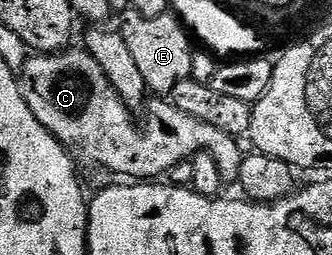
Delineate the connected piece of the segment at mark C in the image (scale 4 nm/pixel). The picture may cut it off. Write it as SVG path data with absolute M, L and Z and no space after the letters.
M75 47L32 55L21 69L21 87L29 110L62 144L80 148L95 163L135 182L154 181L199 152L211 152L224 181L238 177L245 152L239 149L240 141L236 137L181 110L167 98L155 98L146 105L147 125L138 128L131 117L132 109L119 97L97 58L86 47Z

